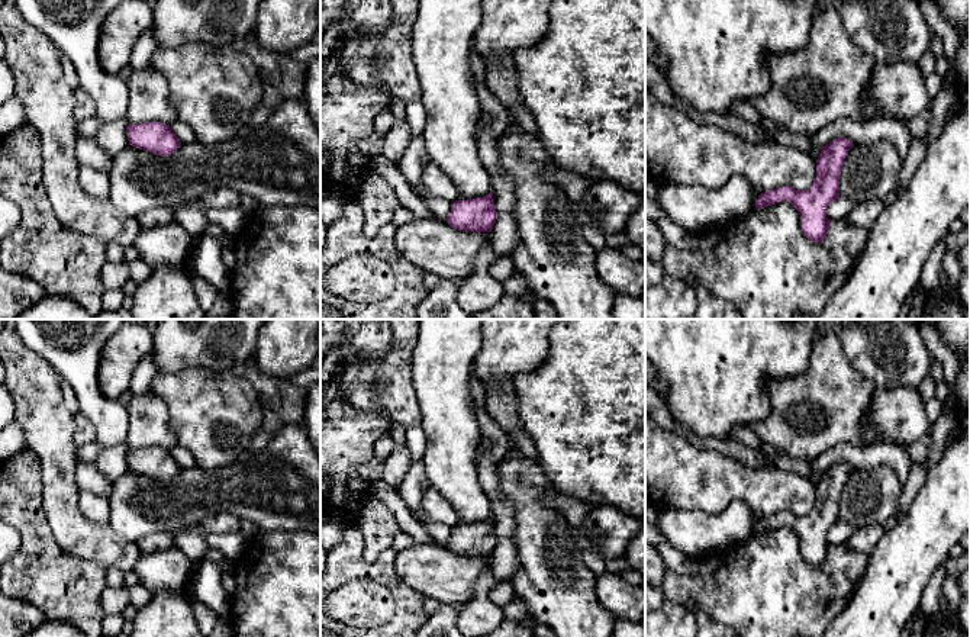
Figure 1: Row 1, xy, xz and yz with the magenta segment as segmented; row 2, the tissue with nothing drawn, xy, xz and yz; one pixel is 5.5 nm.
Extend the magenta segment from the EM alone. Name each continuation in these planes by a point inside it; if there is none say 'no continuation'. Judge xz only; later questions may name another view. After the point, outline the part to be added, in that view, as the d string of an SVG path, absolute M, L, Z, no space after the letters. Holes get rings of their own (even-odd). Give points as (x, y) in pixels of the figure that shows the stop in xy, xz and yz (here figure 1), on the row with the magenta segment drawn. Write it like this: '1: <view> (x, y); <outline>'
no continuation

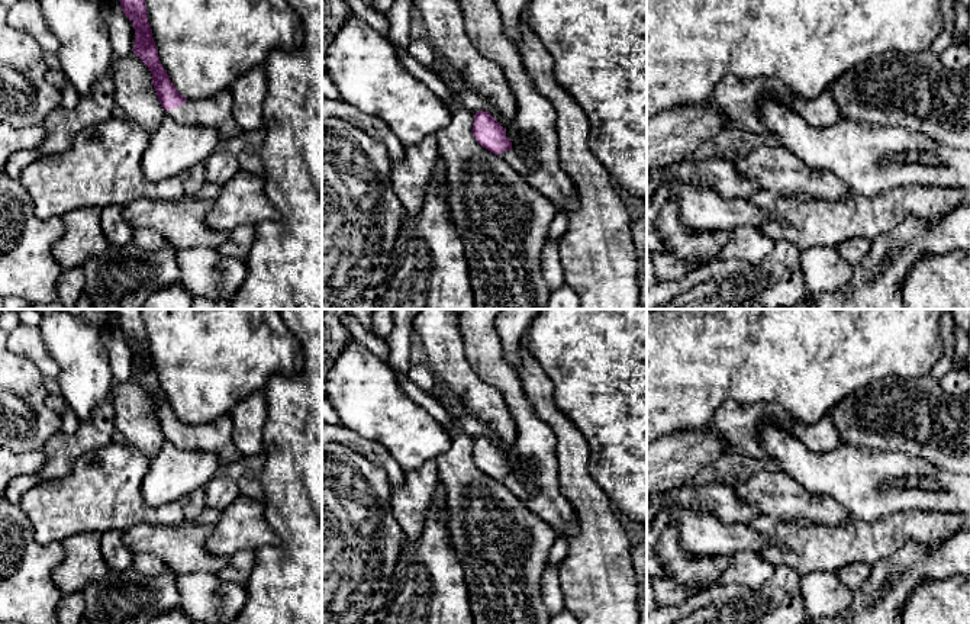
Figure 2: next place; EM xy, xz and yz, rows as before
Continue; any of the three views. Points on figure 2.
1: xz (534, 126); M460 0L460 4L471 44L483 57L503 70L516 99L518 110L505 128L512 149L502 151L500 157L558 212L576 209L579 206L576 186L560 167L557 152L557 113L552 104L536 91L518 46L506 38L494 0ZM519 148L534 154L534 167L525 163Z

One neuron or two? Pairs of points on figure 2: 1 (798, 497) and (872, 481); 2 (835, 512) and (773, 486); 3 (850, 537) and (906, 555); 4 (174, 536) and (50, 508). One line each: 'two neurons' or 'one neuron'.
1: two neurons
2: one neuron
3: two neurons
4: two neurons

